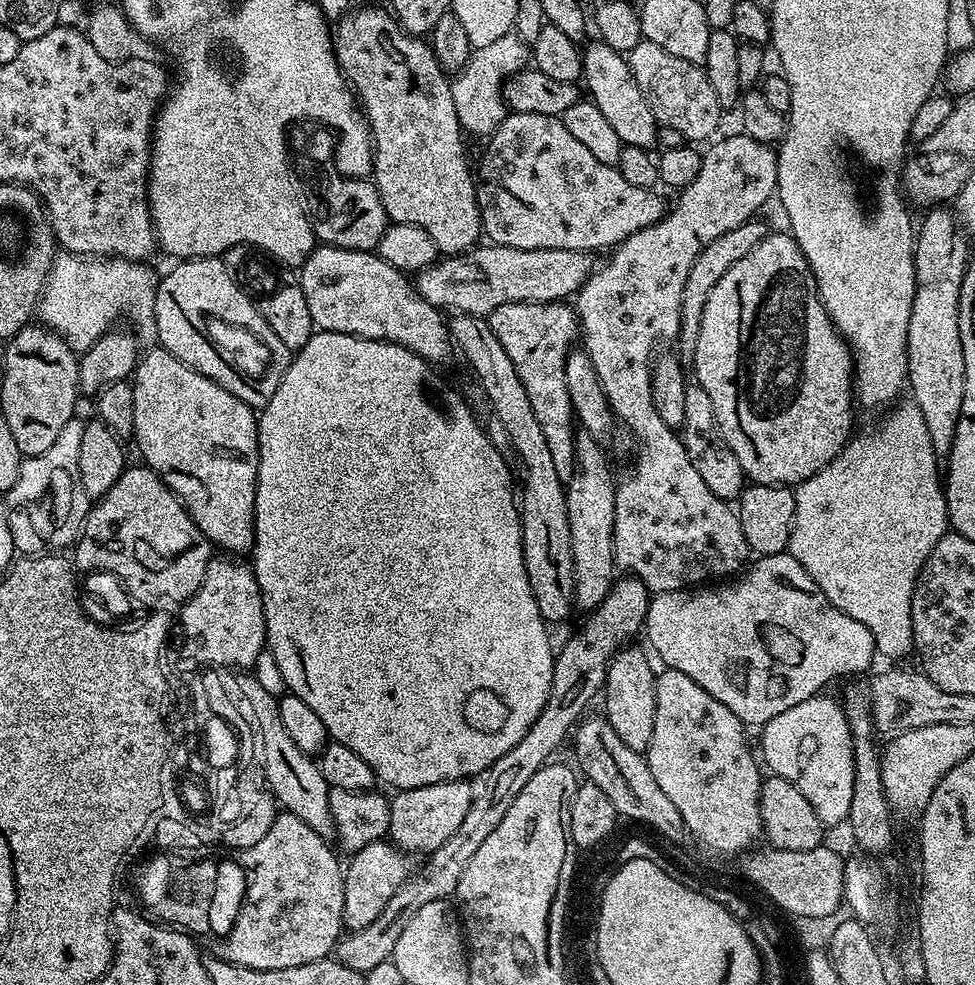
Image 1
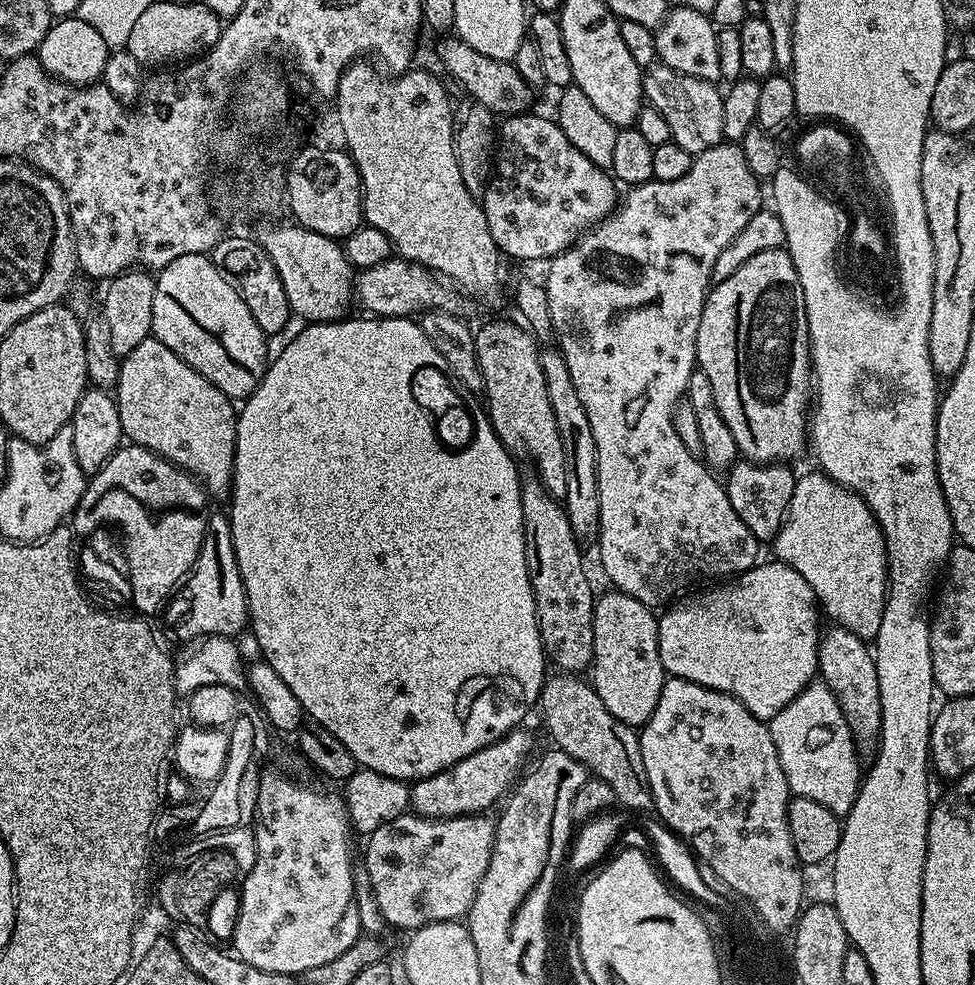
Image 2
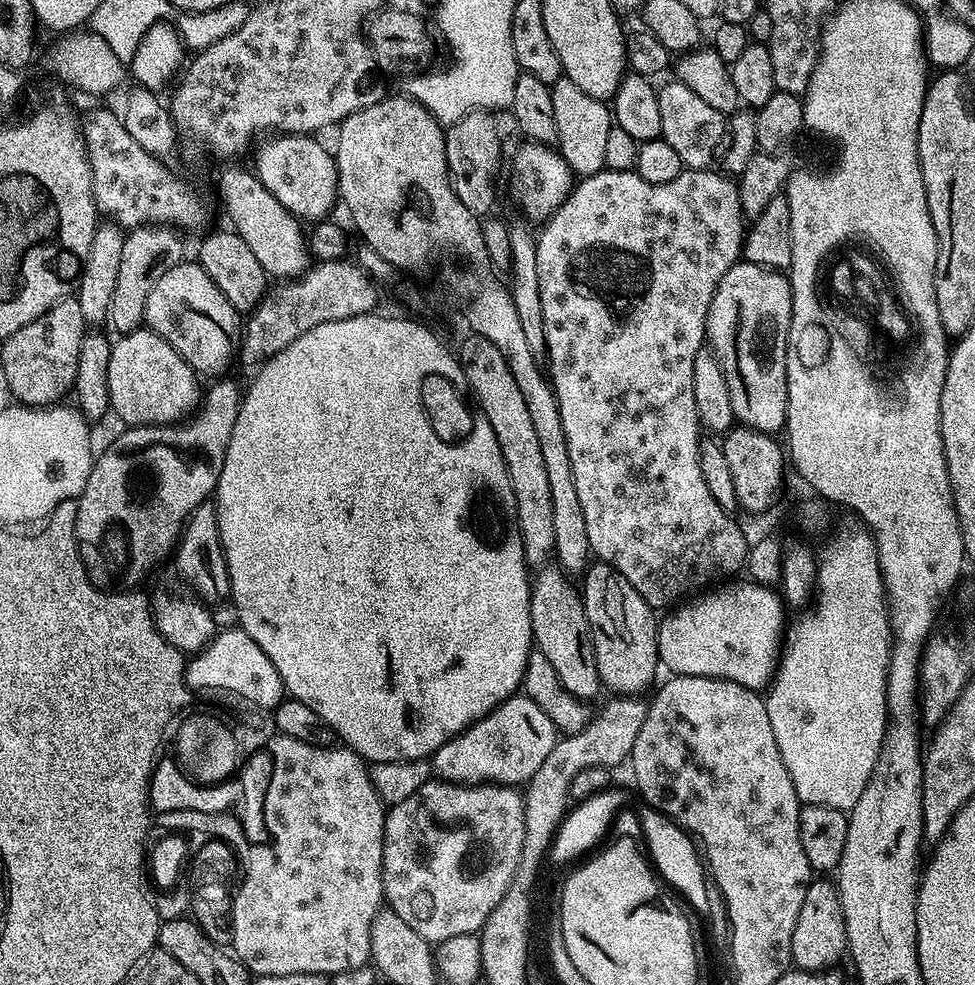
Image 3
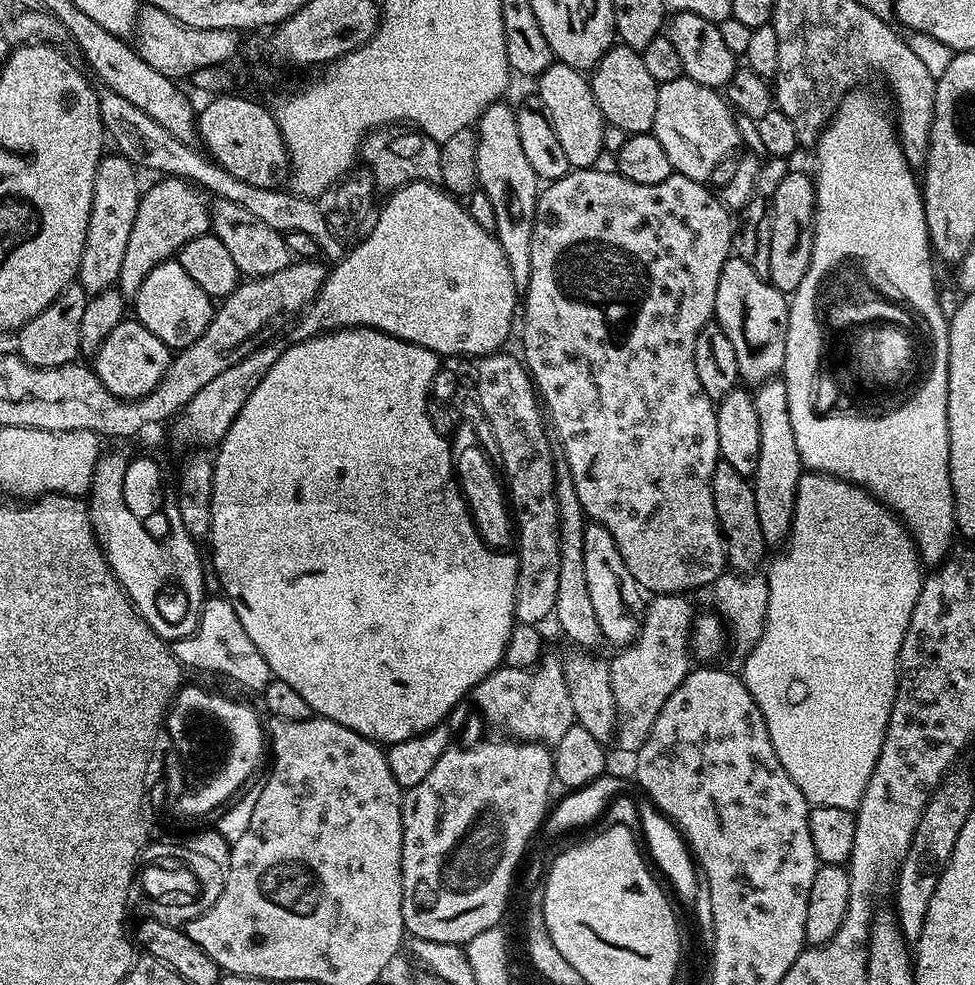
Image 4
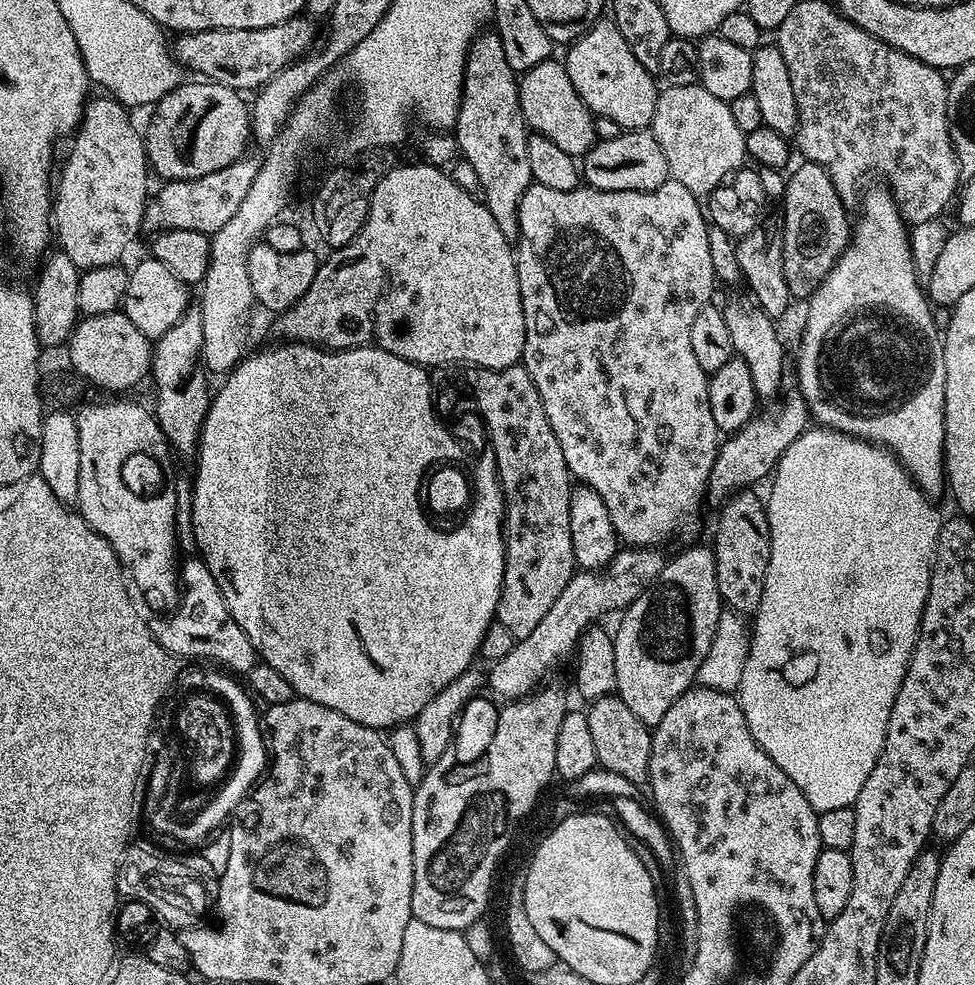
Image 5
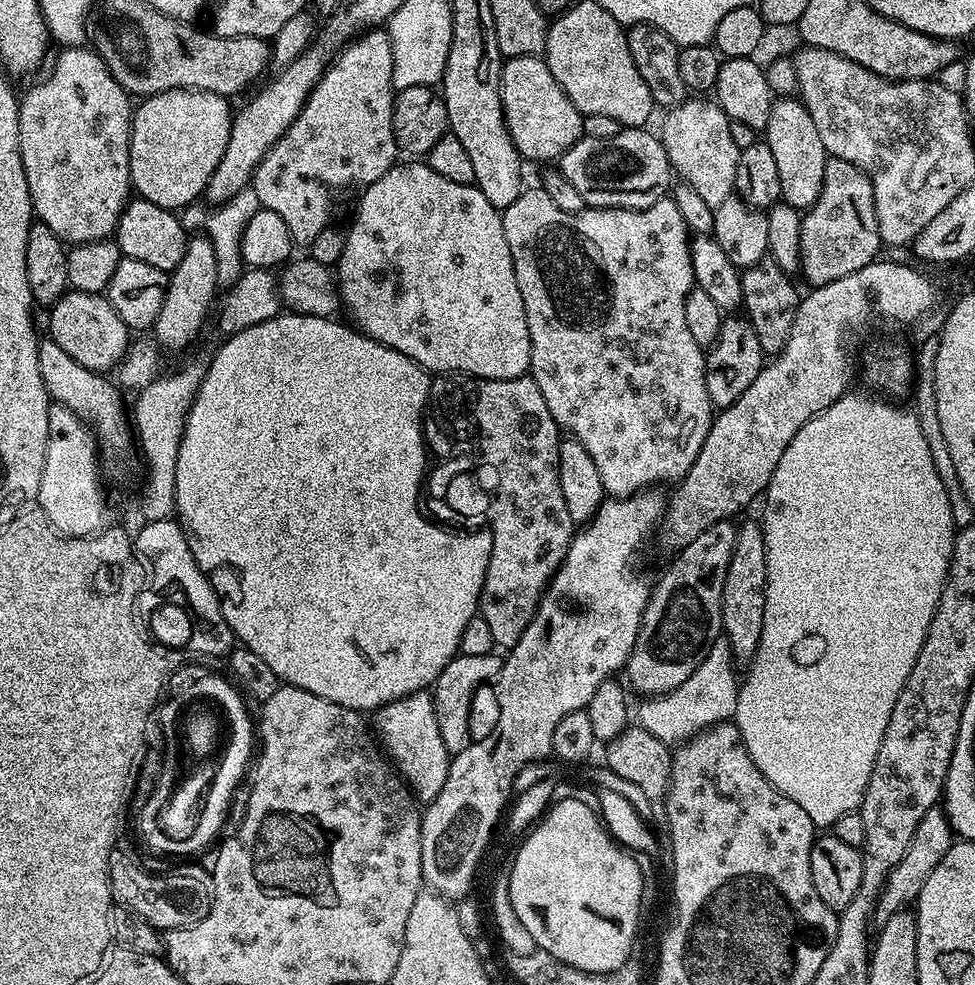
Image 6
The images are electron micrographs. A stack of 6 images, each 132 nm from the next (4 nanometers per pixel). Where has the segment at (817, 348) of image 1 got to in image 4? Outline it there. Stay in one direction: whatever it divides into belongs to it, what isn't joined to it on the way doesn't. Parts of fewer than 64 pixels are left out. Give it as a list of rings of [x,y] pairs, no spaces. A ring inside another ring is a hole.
[[[733,255],[724,263],[718,278],[714,320],[734,345],[740,379],[745,385],[759,386],[767,380],[777,379],[783,373],[789,303],[785,293],[768,283],[765,277],[750,270],[742,258]]]

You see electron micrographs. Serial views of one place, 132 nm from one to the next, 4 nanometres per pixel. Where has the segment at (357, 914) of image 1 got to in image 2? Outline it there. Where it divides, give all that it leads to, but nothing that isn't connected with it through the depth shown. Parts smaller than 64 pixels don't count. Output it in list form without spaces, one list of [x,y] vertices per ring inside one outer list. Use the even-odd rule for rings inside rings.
[[[405,814],[378,826],[368,837],[368,849],[362,853],[366,870],[373,883],[374,895],[384,915],[385,925],[415,930],[443,920],[460,920],[467,917],[486,866],[490,866],[490,854],[496,838],[496,825],[488,814],[451,816],[434,820],[431,816]]]

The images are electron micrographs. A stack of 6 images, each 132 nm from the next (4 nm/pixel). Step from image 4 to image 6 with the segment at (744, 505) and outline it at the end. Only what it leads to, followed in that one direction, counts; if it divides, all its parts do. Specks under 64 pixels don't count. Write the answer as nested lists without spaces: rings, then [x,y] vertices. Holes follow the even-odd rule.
[[[759,523],[740,524],[736,530],[734,554],[730,554],[730,566],[722,586],[720,599],[720,626],[723,639],[730,642],[733,661],[737,665],[752,663],[762,638],[764,625],[764,607],[766,606],[766,586],[768,585],[768,567],[766,566],[766,542],[764,530]]]

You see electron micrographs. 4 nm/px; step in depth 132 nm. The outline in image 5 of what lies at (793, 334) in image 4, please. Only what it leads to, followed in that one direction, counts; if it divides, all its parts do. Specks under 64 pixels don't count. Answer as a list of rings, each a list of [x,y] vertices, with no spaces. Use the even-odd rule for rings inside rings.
[[[887,187],[872,188],[864,196],[864,217],[860,221],[855,221],[854,231],[850,236],[850,243],[845,248],[843,254],[838,258],[838,262],[826,274],[826,278],[816,287],[816,293],[809,296],[806,301],[808,313],[804,316],[804,333],[800,336],[800,353],[796,356],[796,376],[800,379],[798,385],[799,391],[805,400],[811,405],[810,412],[813,417],[816,416],[821,425],[828,426],[832,421],[832,408],[828,404],[816,404],[823,398],[824,392],[832,388],[832,400],[836,404],[849,404],[848,412],[852,416],[860,416],[857,420],[840,420],[835,421],[834,427],[837,432],[846,432],[849,436],[856,436],[860,440],[869,440],[872,444],[878,444],[882,448],[887,448],[901,464],[905,470],[911,474],[913,480],[923,492],[928,493],[929,497],[936,498],[940,491],[946,488],[946,473],[944,470],[944,395],[946,394],[946,362],[944,361],[944,342],[942,339],[941,329],[936,329],[936,320],[932,317],[934,311],[925,289],[922,287],[922,280],[916,277],[916,264],[912,261],[912,244],[908,241],[909,225],[900,217],[898,206],[894,202],[891,192]],[[832,296],[860,296],[860,305],[852,304],[843,312],[840,308],[832,308]],[[845,320],[848,324],[856,324],[857,332],[848,332],[845,336],[835,336],[832,333],[832,324],[840,324]],[[876,320],[876,336],[872,332],[867,332],[868,324]],[[888,323],[892,323],[892,332],[888,329]],[[832,347],[837,348],[837,352],[832,356]],[[848,351],[848,352],[847,352]],[[860,352],[868,352],[863,356]],[[856,388],[856,389],[852,389]],[[888,404],[888,408],[887,408]]]

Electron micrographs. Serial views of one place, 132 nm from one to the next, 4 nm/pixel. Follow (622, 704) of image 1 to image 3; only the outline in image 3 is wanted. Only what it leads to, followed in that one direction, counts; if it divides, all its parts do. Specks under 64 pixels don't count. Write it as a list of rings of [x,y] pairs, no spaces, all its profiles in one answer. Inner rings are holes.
[[[596,562],[583,573],[582,595],[588,625],[592,631],[592,645],[594,658],[598,666],[601,685],[608,688],[617,697],[639,697],[648,687],[653,687],[652,679],[658,669],[658,653],[656,651],[657,617],[654,610],[614,570],[610,565]],[[652,684],[652,685],[651,685]]]

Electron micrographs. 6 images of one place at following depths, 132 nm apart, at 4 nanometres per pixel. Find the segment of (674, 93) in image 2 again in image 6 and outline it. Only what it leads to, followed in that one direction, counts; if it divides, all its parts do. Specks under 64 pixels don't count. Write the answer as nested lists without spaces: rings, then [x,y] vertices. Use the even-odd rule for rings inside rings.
[[[688,98],[665,116],[662,139],[673,173],[683,183],[694,186],[694,191],[715,210],[736,191],[740,148],[730,138],[728,115],[711,99]]]

